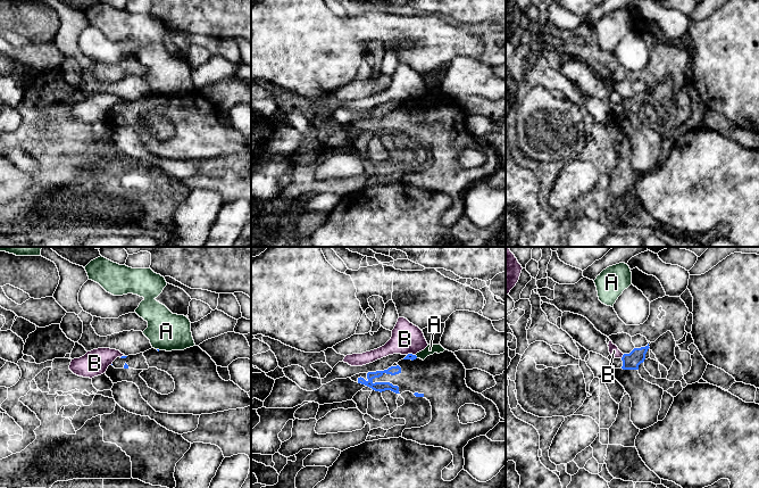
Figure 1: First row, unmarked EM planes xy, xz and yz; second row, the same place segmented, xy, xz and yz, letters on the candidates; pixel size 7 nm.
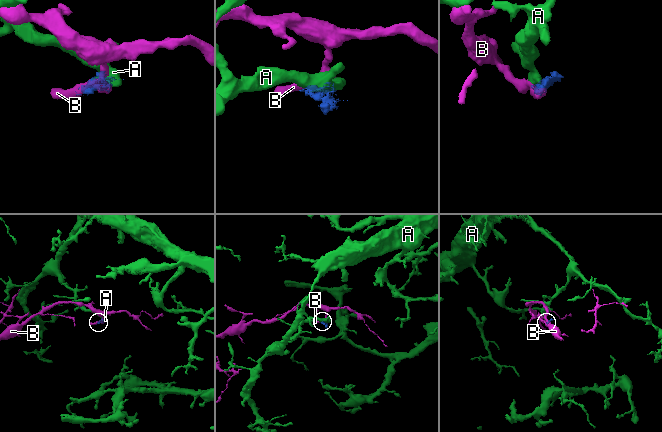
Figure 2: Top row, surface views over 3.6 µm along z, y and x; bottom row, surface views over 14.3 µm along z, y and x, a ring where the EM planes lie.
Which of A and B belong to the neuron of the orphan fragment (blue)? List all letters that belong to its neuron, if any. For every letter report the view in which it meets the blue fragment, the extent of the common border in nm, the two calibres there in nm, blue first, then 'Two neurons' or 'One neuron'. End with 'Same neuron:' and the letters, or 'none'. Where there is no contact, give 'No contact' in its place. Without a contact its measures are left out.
A: Touches blue in xz. Shared border 30 nm. Thickness 50 nm (blue) against 70 nm. Two neurons
B: Touches blue in yz. Shared border 40 nm. Thickness 120 nm (blue) against 70 nm. Two neurons
Same neuron: none

